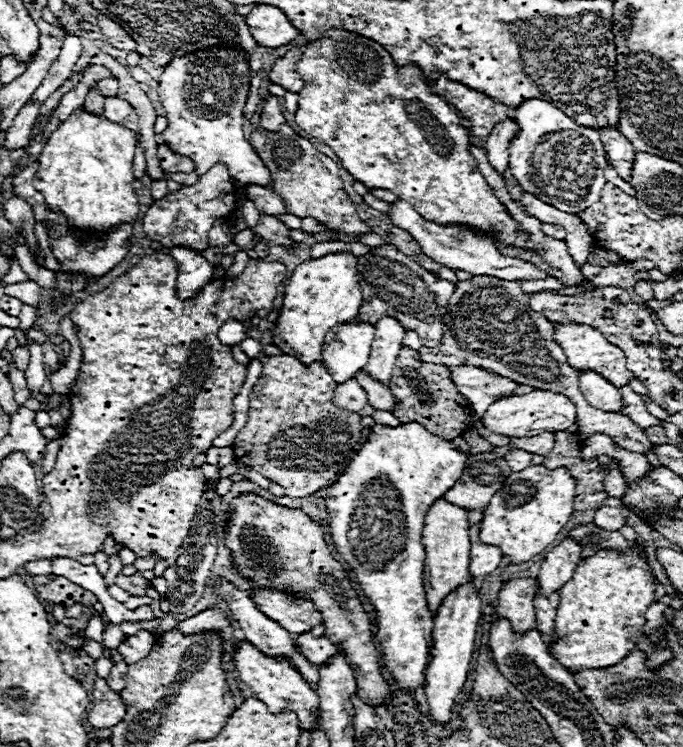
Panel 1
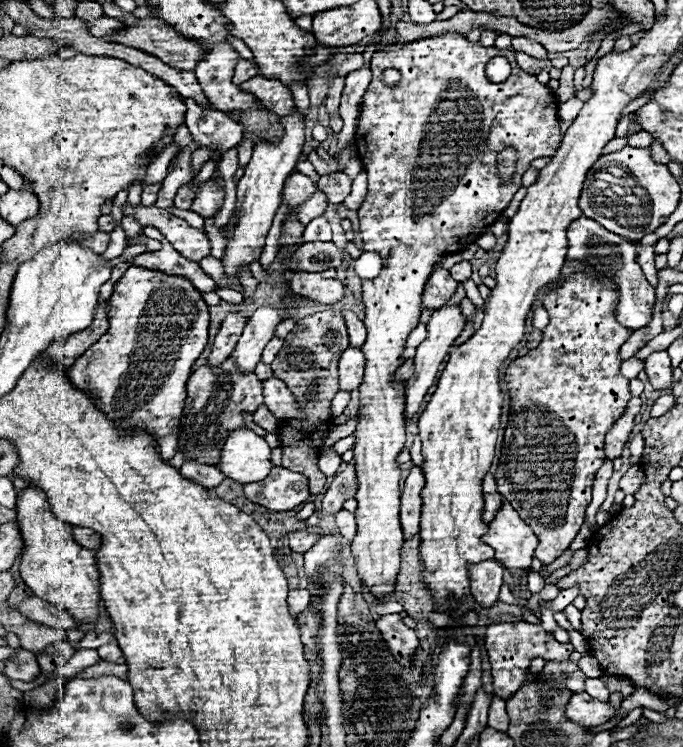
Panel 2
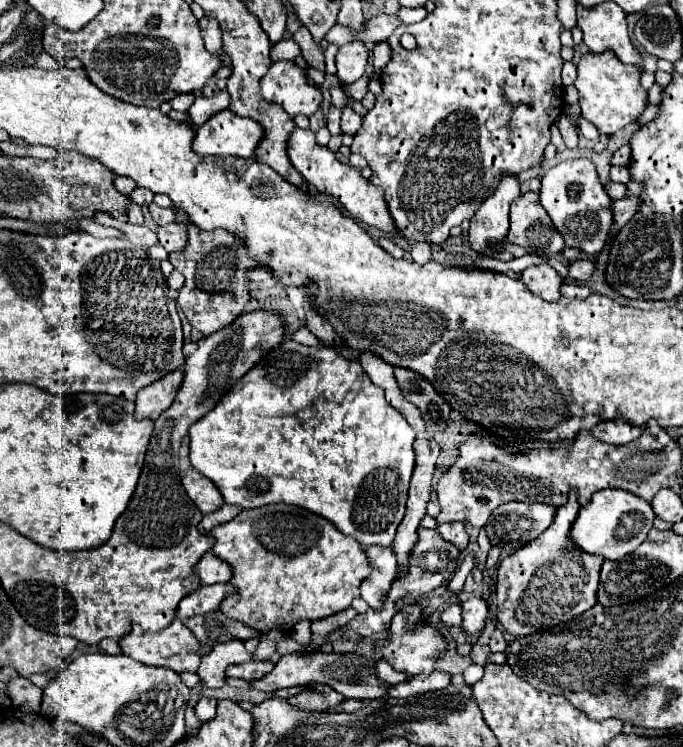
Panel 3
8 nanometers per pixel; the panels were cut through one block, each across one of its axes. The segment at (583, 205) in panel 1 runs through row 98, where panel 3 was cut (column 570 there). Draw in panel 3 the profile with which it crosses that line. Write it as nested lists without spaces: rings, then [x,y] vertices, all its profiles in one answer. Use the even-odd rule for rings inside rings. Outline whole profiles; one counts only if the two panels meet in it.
[[[598,490],[594,492],[590,504],[578,512],[570,528],[570,540],[582,552],[598,554],[604,560],[622,560],[646,540],[652,520],[654,512],[650,502],[638,500],[638,496],[622,490]]]

